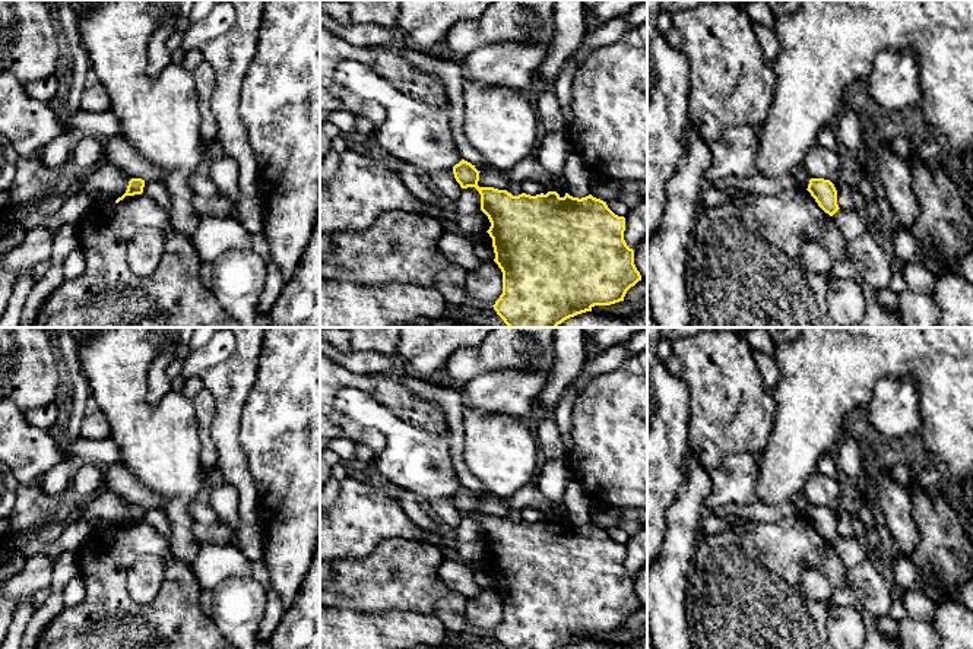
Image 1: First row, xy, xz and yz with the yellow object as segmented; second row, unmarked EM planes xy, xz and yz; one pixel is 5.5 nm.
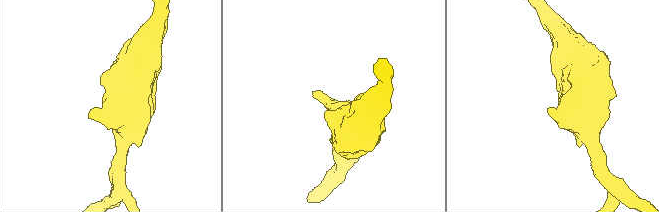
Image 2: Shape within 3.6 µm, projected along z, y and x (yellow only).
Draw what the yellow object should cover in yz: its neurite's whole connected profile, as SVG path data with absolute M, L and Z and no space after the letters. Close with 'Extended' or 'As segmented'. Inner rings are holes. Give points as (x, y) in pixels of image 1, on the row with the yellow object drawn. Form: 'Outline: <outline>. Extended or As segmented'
Outline: M811 178L808 189L818 206L833 216L840 208L837 205L837 190L830 180Z. As segmented

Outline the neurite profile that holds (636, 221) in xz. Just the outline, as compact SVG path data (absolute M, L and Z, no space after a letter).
M647 197L625 215L624 240L630 248L636 248L647 234Z

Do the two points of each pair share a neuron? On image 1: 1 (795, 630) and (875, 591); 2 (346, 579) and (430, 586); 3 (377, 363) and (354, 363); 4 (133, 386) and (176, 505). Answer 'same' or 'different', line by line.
1: different
2: same
3: same
4: same

